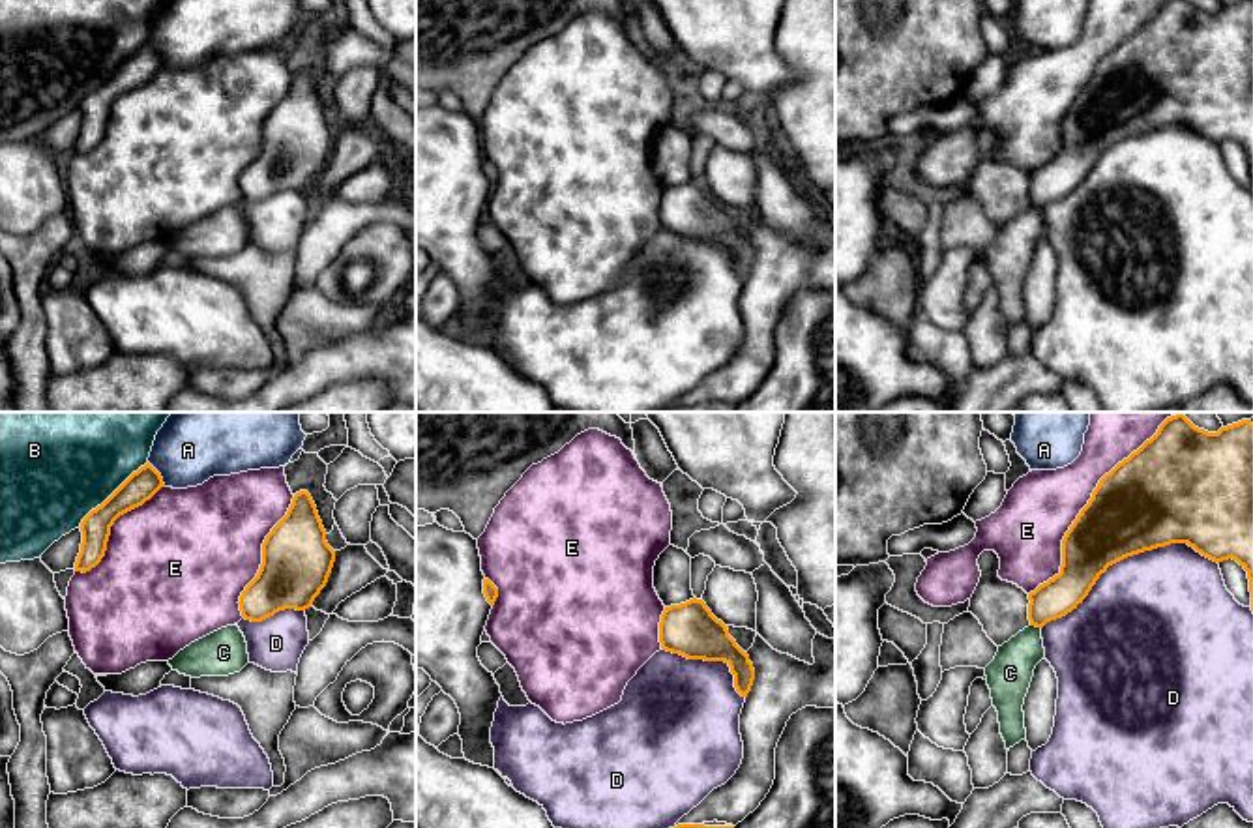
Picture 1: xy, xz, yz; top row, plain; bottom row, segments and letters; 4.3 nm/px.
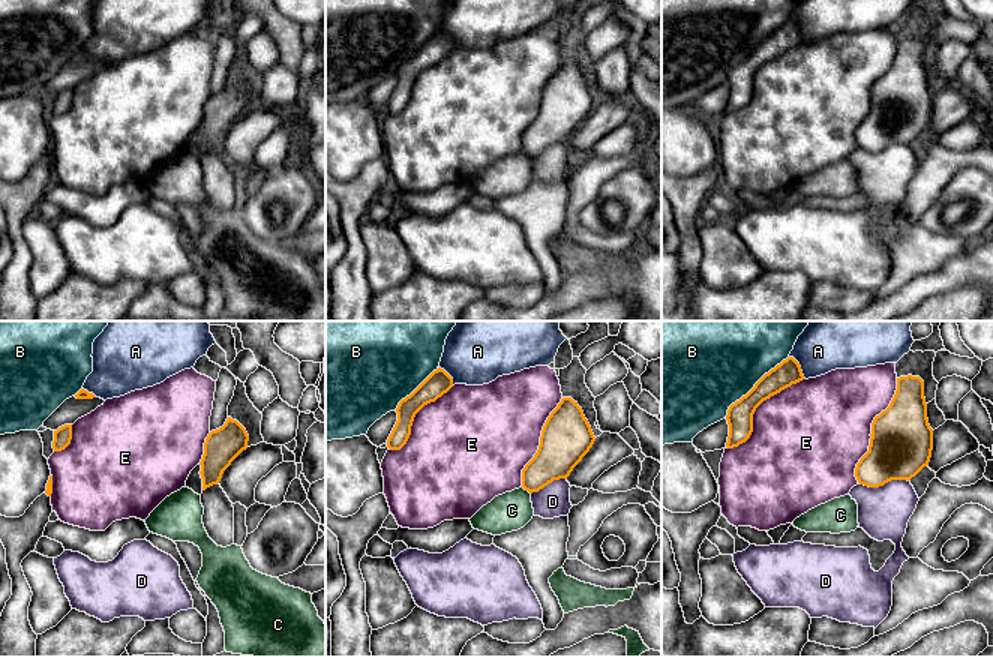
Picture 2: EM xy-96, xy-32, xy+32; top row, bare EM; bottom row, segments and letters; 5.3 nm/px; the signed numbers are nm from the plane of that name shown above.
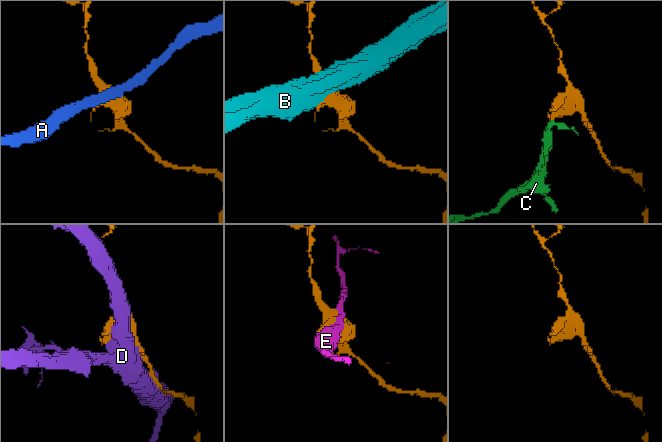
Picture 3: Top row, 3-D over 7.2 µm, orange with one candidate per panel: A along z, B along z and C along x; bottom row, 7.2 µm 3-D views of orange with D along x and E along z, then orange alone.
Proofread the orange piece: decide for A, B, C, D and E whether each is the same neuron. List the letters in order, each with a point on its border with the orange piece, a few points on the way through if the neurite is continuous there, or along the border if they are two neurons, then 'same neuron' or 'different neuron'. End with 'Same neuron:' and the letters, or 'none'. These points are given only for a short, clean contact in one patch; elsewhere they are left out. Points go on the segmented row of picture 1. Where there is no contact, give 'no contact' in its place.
A: contact xy (160, 474); different neuron
B: contact xy (113, 493); different neuron
C: contact yz (1036, 626); border yz (1031, 624), (1040, 628); different neuron
D: contact yz (1126, 557); different neuron
E: contact yz (1089, 501); different neuron
Same neuron: none

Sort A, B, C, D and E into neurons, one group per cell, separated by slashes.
A / B / C / D / E

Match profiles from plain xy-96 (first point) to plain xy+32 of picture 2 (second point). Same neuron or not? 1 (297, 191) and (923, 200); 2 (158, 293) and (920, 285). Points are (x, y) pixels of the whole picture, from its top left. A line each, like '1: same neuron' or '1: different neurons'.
1: different neurons
2: same neuron

